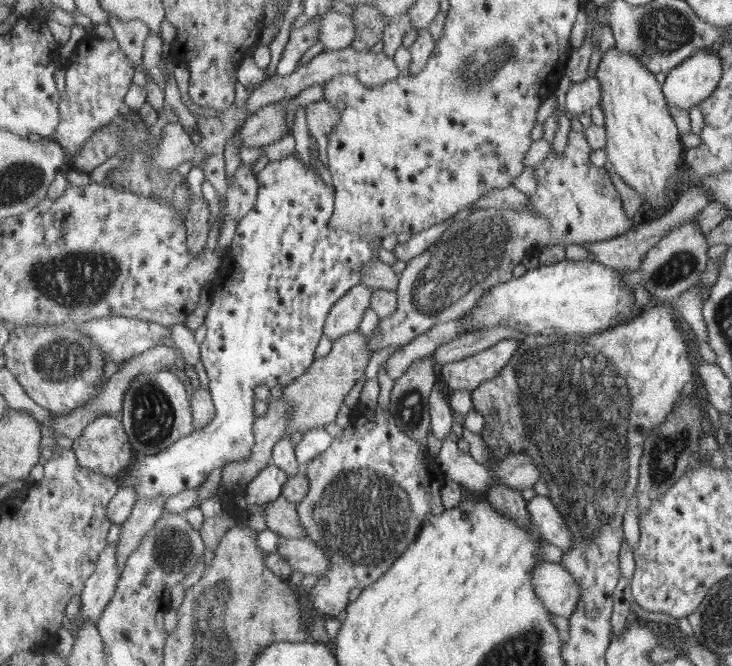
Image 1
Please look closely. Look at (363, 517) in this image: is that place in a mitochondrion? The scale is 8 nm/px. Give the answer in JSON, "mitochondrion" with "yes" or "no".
{"mitochondrion":"yes"}

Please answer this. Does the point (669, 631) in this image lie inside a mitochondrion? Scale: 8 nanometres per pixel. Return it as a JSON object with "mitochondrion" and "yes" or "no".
{"mitochondrion":"no"}

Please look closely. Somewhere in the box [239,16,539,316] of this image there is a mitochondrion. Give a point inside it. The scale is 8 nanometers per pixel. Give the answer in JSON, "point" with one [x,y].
{"point":[471,76]}

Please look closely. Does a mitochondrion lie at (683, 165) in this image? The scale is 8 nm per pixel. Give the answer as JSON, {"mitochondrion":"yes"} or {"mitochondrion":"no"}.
{"mitochondrion":"no"}

